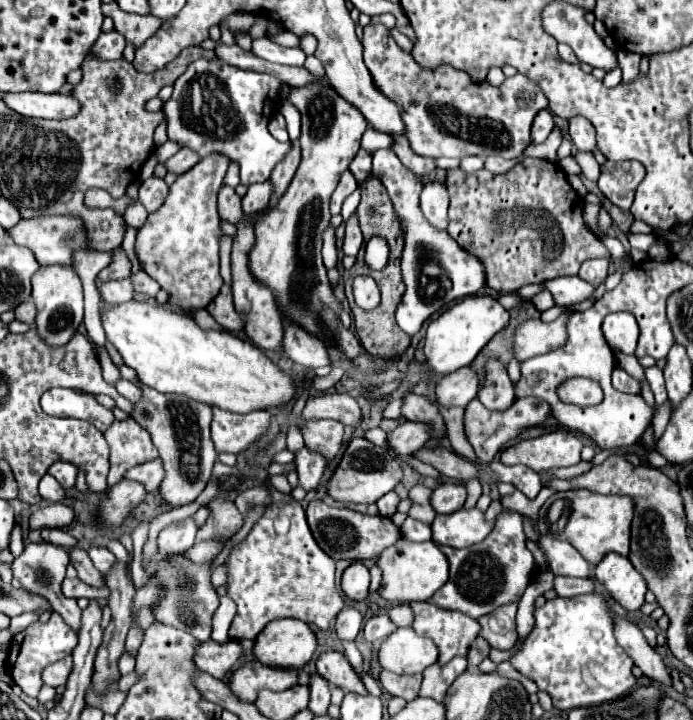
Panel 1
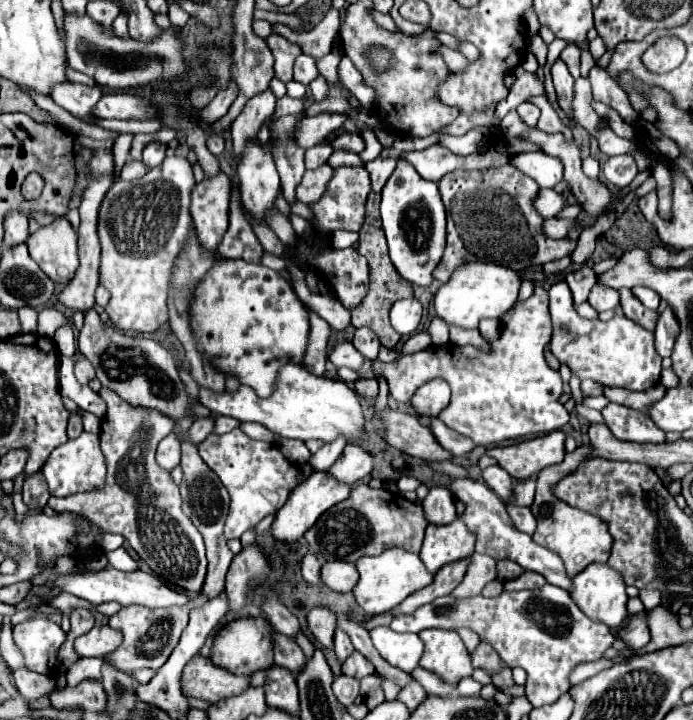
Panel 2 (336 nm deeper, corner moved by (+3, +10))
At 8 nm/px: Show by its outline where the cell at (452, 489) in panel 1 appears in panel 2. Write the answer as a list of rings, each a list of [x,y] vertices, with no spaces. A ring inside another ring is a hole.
[[[445,486],[429,488],[429,494],[423,500],[423,510],[425,510],[427,522],[431,522],[431,524],[447,524],[457,518],[455,498],[451,496],[449,488],[445,488]]]

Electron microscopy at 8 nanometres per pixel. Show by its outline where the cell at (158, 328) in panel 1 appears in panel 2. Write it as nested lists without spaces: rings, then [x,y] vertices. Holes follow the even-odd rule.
[[[285,364],[279,368],[275,390],[267,398],[259,398],[255,390],[245,384],[241,384],[235,392],[213,392],[205,386],[199,386],[197,398],[203,406],[211,408],[213,414],[231,416],[241,422],[259,422],[281,438],[299,438],[303,442],[319,438],[325,442],[333,442],[339,434],[355,440],[365,432],[361,400],[349,384],[345,384],[343,380],[315,376],[303,366],[295,364]]]

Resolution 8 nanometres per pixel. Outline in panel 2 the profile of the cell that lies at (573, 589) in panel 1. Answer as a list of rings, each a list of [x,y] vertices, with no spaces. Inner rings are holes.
[[[523,572],[519,578],[507,580],[505,590],[531,590],[531,588],[541,588],[545,582],[547,580],[543,580],[543,576],[539,576],[537,572]]]

